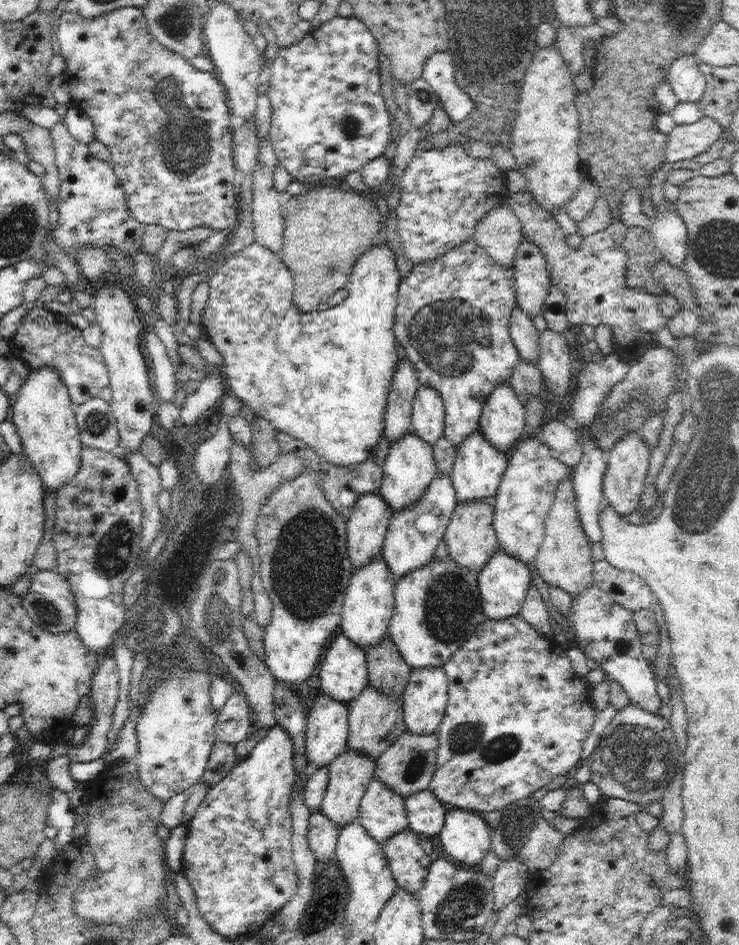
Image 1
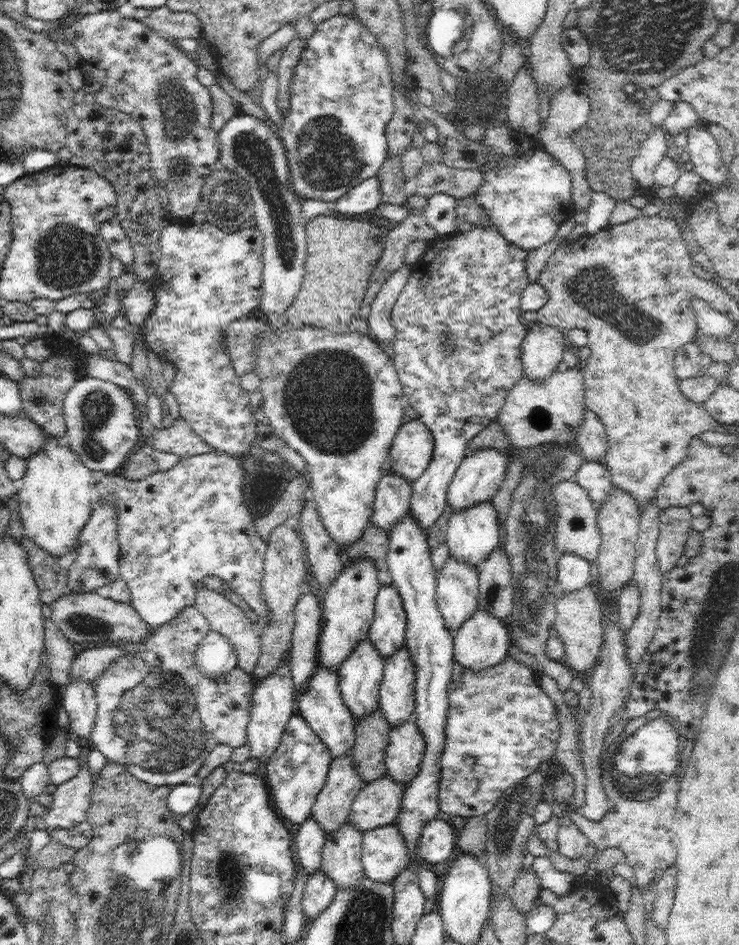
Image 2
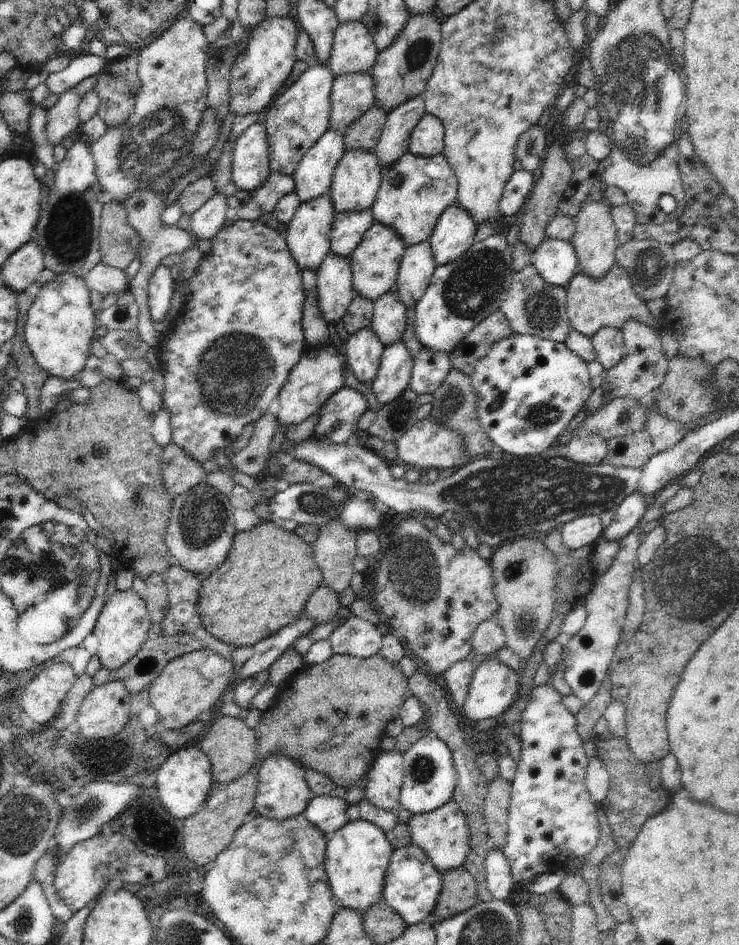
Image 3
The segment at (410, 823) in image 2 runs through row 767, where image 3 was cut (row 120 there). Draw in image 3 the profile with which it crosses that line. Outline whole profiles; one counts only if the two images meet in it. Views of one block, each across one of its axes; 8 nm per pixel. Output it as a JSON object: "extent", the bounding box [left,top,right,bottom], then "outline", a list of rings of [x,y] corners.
{"extent":[408,114,445,157],"outline":[[[424,114],[416,124],[408,142],[409,153],[430,157],[443,152],[445,128],[443,122],[431,114]]]}

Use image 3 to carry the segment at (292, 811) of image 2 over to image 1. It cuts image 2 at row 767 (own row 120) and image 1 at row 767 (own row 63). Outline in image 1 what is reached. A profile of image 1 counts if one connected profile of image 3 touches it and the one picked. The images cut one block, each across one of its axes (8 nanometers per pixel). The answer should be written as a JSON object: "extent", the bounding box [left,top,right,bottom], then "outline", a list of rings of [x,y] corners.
{"extent":[305,693,349,769],"outline":[[[319,693],[307,712],[305,754],[316,769],[328,766],[346,748],[349,706]]]}

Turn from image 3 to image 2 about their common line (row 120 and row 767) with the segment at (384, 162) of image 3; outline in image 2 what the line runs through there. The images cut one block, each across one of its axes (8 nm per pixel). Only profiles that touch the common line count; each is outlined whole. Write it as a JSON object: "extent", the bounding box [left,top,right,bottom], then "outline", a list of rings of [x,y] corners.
{"extent":[385,713,426,783],"outline":[[[415,713],[406,722],[392,726],[389,743],[386,747],[385,767],[387,775],[396,782],[409,783],[418,774],[425,748],[426,743],[415,723]]]}

